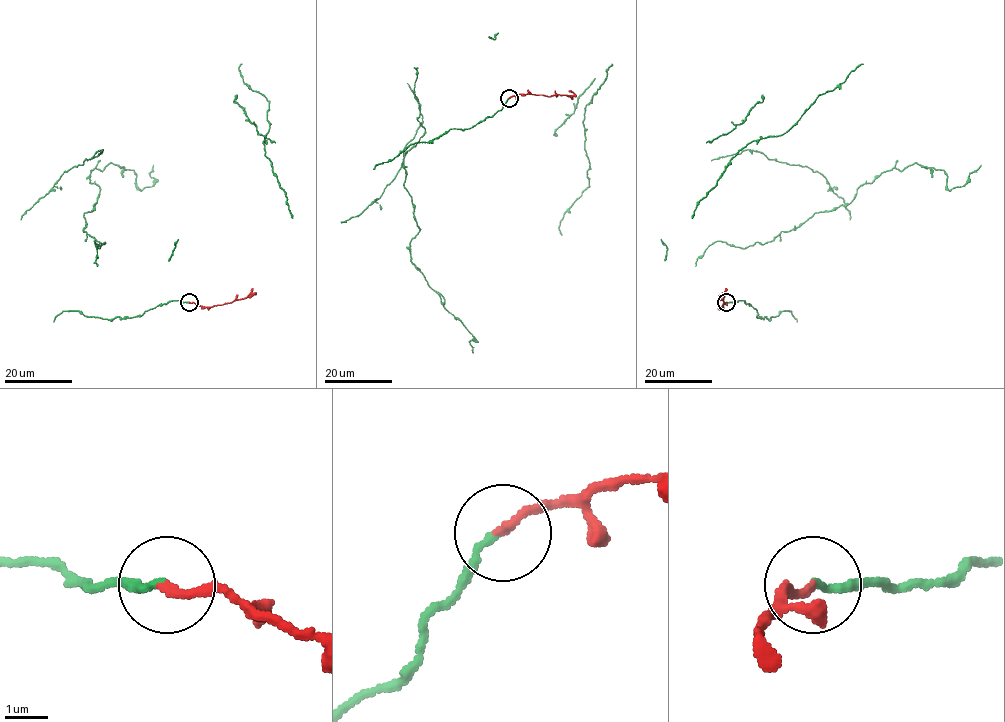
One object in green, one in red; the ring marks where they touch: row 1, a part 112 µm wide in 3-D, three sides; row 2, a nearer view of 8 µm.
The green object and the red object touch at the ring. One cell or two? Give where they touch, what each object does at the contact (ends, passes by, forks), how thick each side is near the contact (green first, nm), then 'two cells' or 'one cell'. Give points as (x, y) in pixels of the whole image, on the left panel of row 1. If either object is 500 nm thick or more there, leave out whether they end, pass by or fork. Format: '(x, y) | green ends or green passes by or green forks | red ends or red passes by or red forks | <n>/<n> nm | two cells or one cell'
(189, 302) | green ends | red ends | 170/190 nm | one cell

